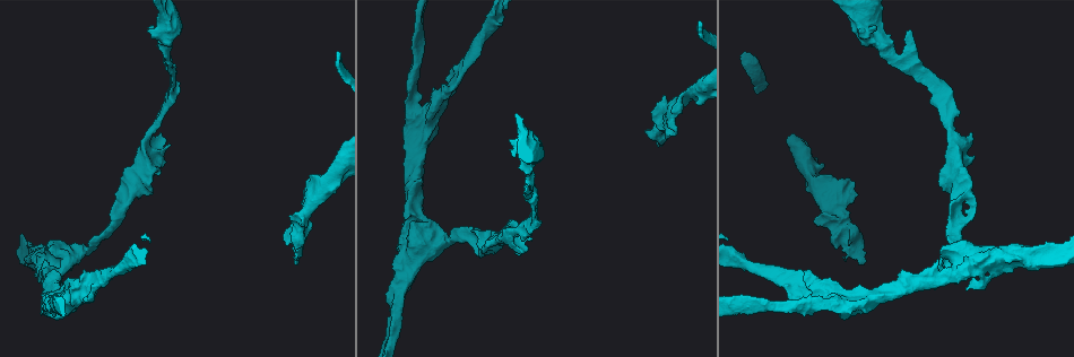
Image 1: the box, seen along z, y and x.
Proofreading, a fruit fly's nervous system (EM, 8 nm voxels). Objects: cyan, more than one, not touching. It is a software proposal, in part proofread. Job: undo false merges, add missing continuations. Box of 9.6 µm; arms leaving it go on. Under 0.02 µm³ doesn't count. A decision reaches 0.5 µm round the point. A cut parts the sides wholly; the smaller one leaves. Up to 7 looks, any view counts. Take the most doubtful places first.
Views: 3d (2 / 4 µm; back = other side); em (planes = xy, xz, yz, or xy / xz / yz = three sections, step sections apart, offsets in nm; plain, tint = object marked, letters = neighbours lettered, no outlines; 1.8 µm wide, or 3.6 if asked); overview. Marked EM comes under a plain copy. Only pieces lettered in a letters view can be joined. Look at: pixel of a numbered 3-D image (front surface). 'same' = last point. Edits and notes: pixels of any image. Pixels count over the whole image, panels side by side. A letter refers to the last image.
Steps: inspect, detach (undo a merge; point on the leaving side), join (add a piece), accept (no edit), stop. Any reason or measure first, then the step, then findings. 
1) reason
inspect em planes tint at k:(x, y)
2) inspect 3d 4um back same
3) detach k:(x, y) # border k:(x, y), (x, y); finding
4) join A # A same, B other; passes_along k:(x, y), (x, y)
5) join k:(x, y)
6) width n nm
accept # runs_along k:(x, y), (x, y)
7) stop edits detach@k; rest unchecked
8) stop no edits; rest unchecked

free end
inspect 3d 4um at 1:(863, 261)

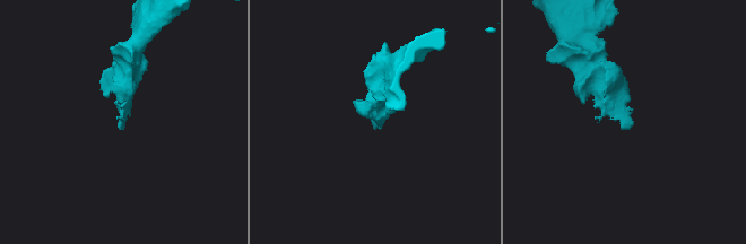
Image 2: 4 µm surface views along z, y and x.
inspect em planes letters at 2:(119, 126)

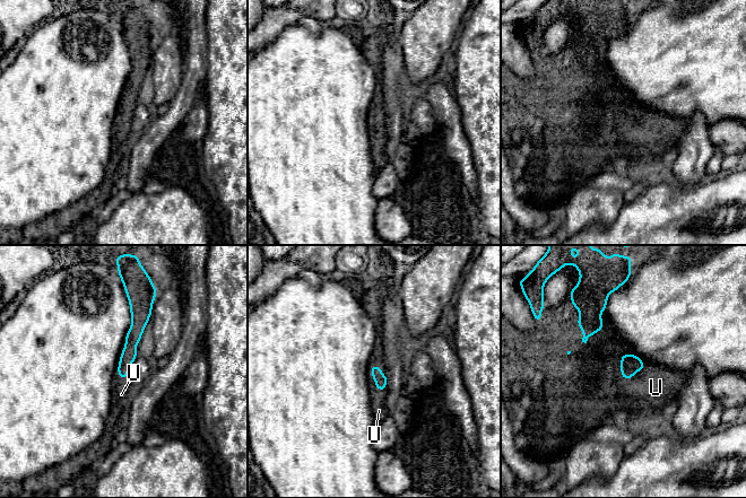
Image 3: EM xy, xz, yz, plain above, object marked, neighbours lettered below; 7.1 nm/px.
join U # U same; passes_along 3:(381, 381), (375, 385), (379, 410); the neuron continues

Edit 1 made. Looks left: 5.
thick turns thin
inspect em planes tint at 1:(146, 158)

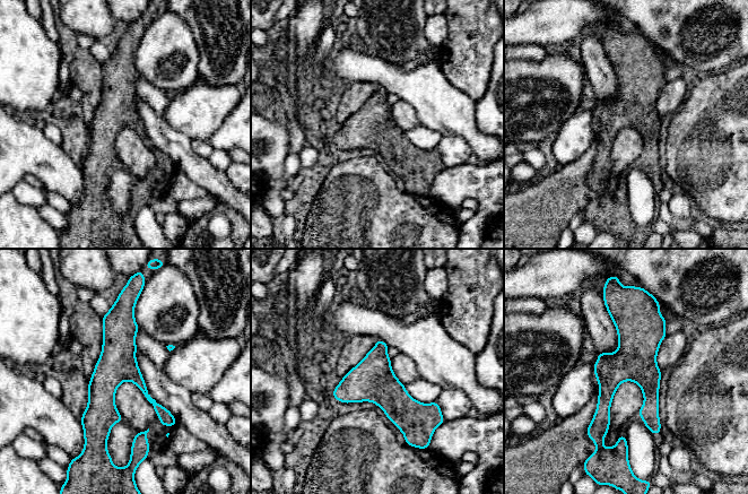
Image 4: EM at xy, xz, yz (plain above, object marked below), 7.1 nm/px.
what lies round it
inspect em planes letters same

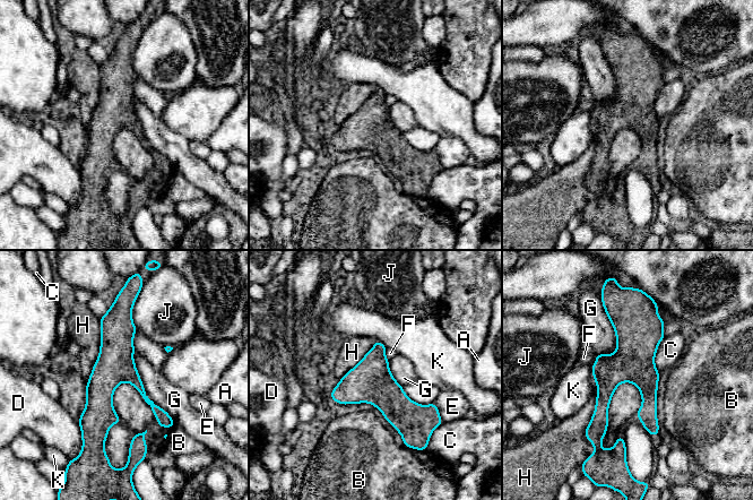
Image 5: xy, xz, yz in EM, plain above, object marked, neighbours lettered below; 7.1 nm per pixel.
longest_contact G 600 nm
accept # A other, B other, C other, D other, E other, F other, G other, H other, J other, K other; runs_along 5:(117, 309), (102, 441); one neuron here

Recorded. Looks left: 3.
an open end
inspect 3d 4um at 1:(833, 180)

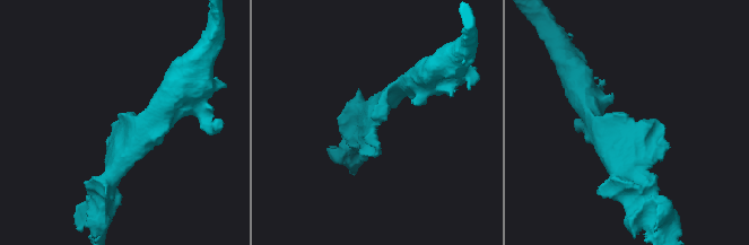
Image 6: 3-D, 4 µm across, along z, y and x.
need the tissue
inspect em yz step 8 letters at 6:(633, 122)

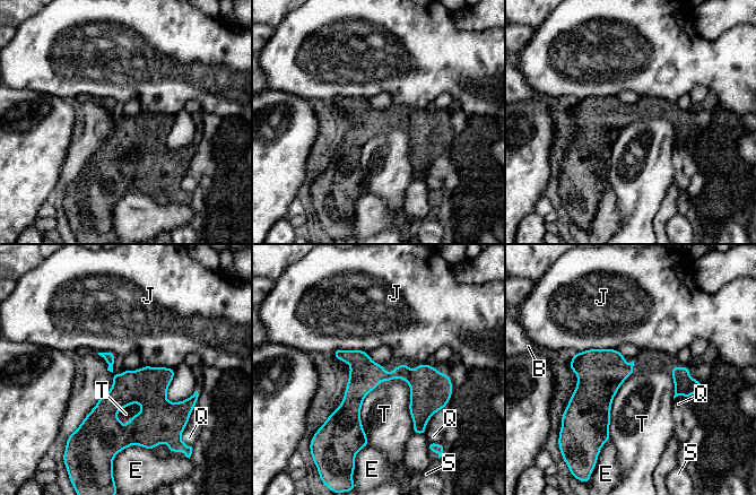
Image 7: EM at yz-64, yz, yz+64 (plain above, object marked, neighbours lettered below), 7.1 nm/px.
another direction
inspect em planes letters same

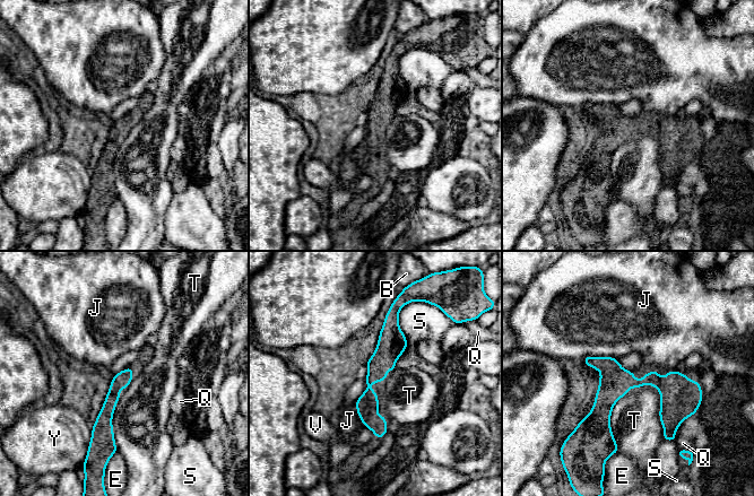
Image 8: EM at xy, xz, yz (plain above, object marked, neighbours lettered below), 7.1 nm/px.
accept # B other, E other, J other, Q other, S other, T other, V other, Y other; border 8:(647, 383), (660, 397), (664, 440); no lettered piece goes on from it

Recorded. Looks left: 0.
stop edits join@3; rest unchecked

